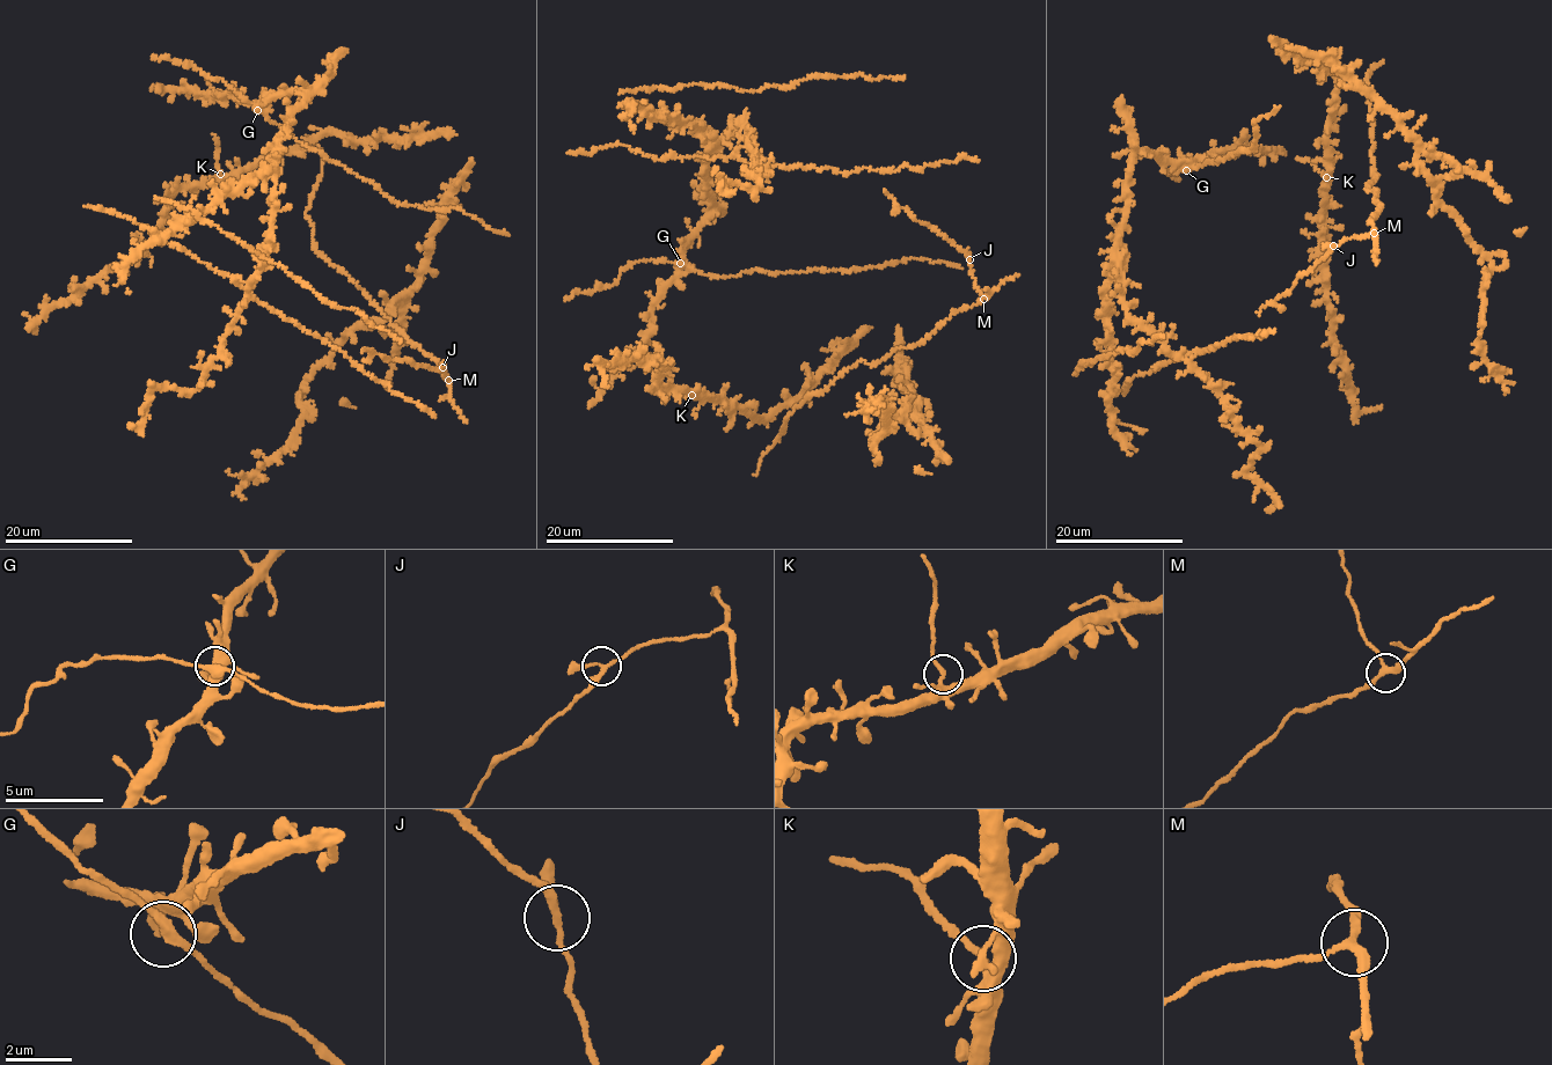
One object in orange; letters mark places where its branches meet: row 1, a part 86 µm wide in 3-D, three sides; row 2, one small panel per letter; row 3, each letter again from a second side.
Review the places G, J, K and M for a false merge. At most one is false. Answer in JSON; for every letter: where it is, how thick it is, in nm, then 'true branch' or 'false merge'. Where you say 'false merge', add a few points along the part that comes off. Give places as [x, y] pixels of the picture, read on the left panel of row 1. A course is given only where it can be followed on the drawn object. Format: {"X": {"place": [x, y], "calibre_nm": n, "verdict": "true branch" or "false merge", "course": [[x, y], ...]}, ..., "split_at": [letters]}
{"G": {"place": [257, 110], "calibre_nm": 260, "verdict": "true branch"}, "J": {"place": [443, 367], "calibre_nm": 170, "verdict": "true branch"}, "K": {"place": [220, 174], "calibre_nm": 220, "verdict": "false merge", "course": [[220, 174], [219, 151], [213, 134]]}, "M": {"place": [448, 380], "calibre_nm": 220, "verdict": "true branch"}, "split_at": ["K"]}

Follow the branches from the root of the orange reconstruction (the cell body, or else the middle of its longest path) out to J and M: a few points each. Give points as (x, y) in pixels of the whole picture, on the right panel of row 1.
J: (1293, 286), (1333, 245)
M: (1293, 286), (1301, 274), (1339, 243), (1374, 233)

